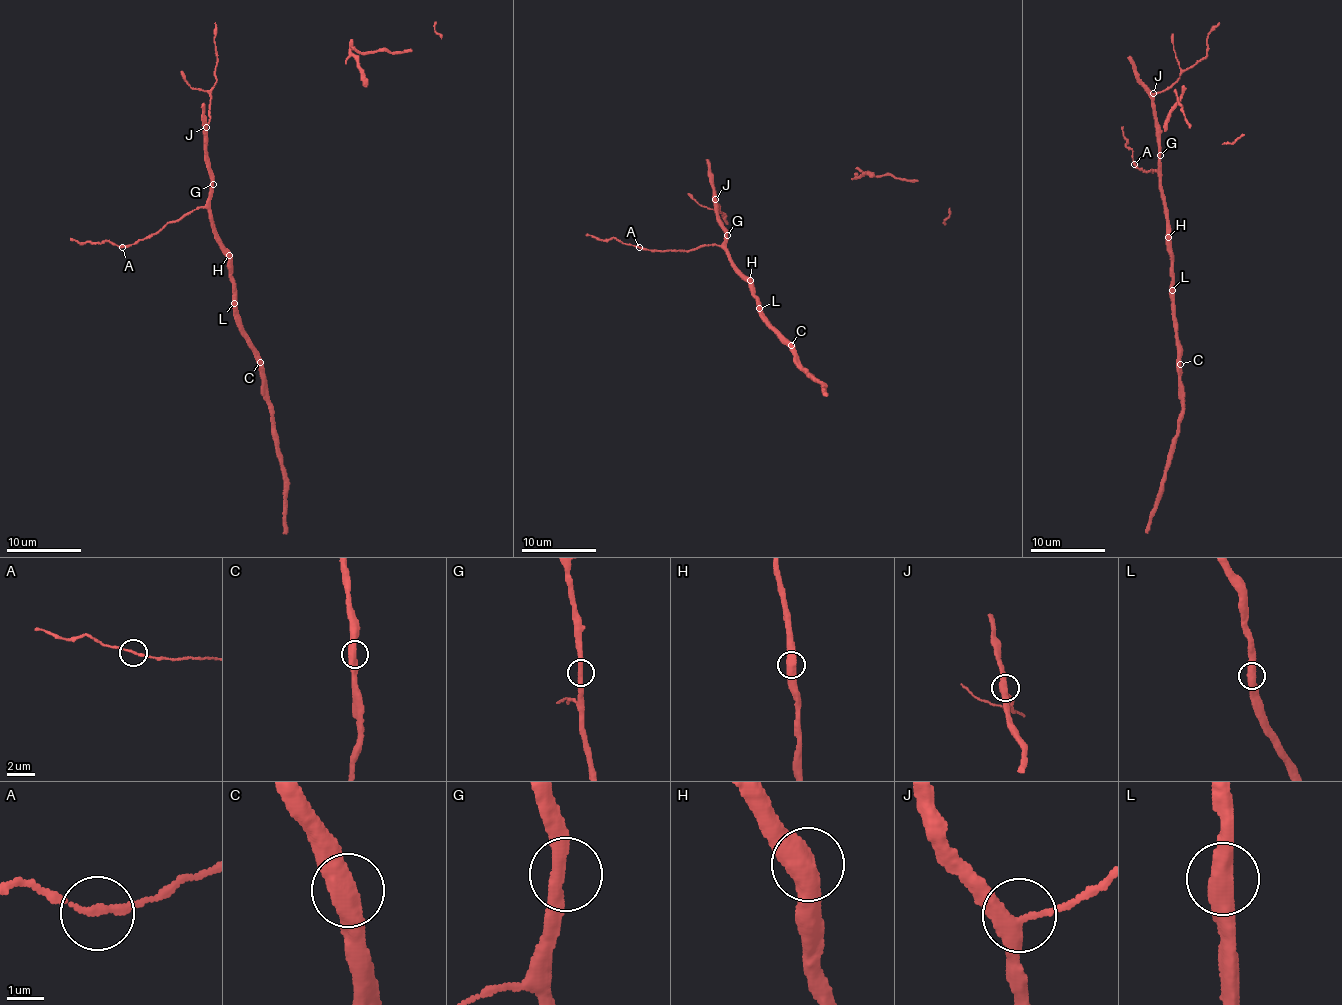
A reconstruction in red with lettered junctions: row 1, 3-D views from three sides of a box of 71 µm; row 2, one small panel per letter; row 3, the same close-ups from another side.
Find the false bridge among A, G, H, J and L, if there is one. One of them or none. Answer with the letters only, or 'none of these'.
none of these

